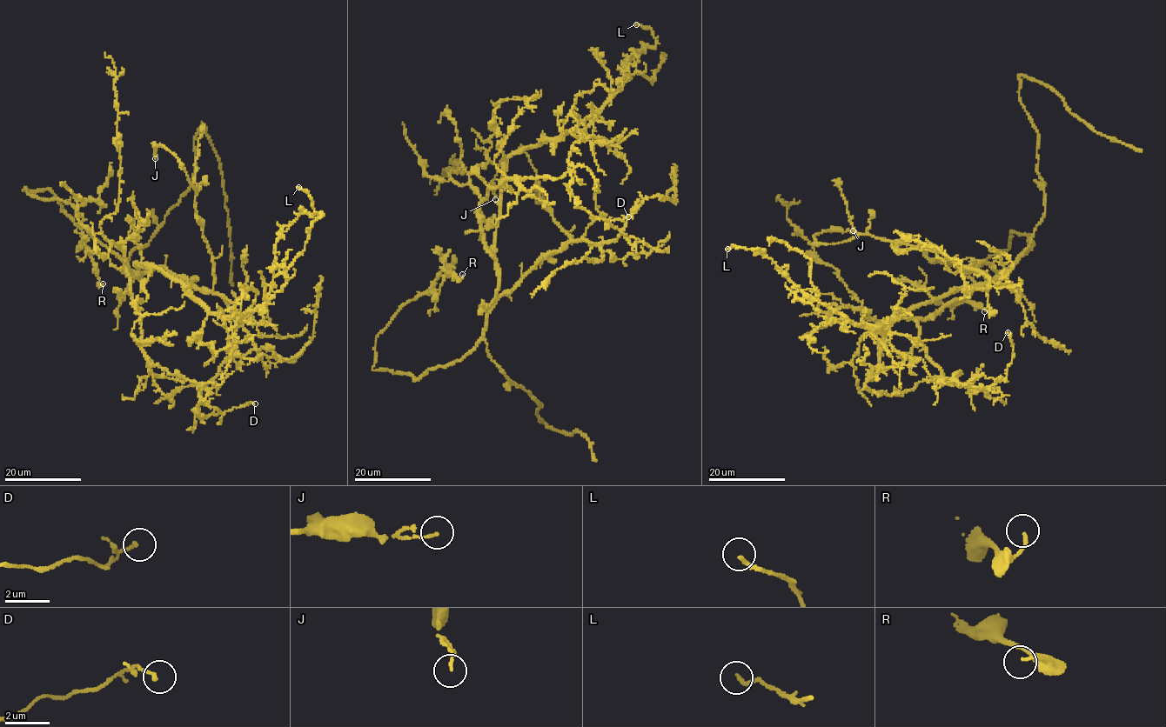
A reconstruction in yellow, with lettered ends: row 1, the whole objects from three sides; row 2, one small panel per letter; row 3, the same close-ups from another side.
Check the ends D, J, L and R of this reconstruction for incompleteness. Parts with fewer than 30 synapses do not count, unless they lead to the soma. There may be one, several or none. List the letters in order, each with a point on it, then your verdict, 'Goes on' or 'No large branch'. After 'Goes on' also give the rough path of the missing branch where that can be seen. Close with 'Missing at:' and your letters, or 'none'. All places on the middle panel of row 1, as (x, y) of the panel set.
D: Place: (628, 216). No large branch
J: Place: (495, 199). No large branch
L: Place: (636, 24). No large branch
R: Place: (462, 274). No large branch
Missing at: none

